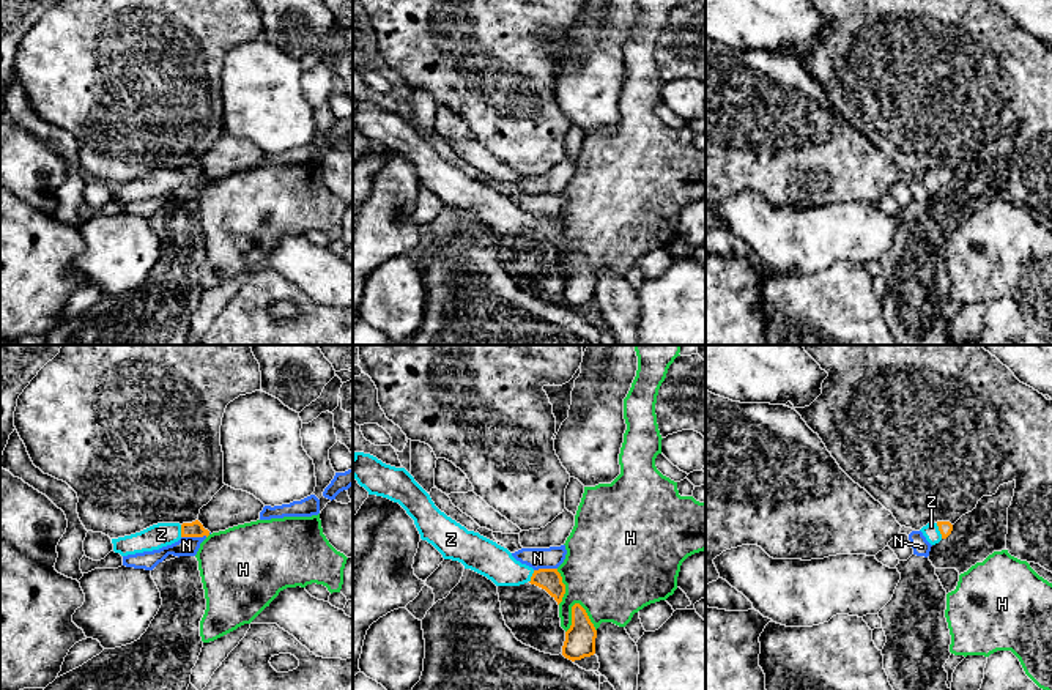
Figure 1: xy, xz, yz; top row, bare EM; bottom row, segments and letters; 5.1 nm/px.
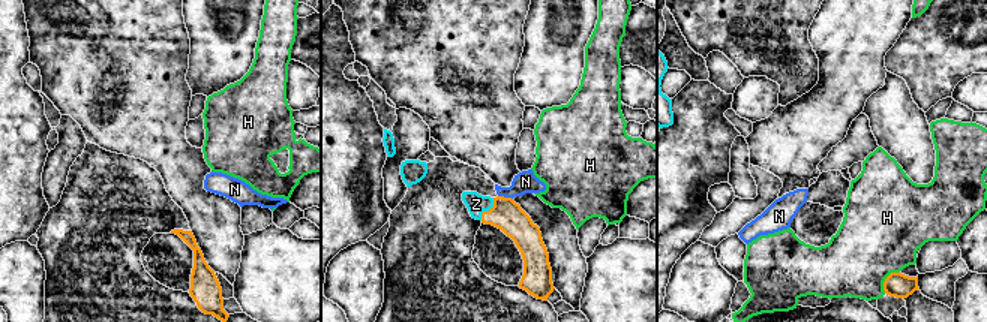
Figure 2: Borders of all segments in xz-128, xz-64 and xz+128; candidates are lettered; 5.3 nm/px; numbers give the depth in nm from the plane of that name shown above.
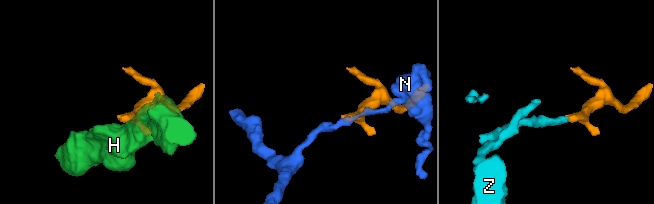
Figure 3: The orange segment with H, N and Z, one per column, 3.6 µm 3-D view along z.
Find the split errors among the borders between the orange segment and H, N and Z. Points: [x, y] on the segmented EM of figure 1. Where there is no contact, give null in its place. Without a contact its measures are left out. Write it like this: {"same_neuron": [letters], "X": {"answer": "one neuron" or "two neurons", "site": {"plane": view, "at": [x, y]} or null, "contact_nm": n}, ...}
{"same_neuron": ["Z"], "H": {"answer": "two neurons", "site": {"plane": "xz", "at": [588, 616]}, "contact_nm": 190}, "N": {"answer": "two neurons", "site": {"plane": "xy", "at": [194, 536]}, "contact_nm": 140}, "Z": {"answer": "one neuron", "site": {"plane": "yz", "at": [939, 530]}, "contact_nm": 90}}

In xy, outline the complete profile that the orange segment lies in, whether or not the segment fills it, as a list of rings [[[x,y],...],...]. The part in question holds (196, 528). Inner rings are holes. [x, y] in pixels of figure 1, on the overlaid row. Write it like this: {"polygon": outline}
{"polygon": [[[195,520],[192,523],[157,523],[140,532],[112,539],[113,551],[121,556],[153,551],[178,542],[181,537],[203,537],[209,531]]]}

